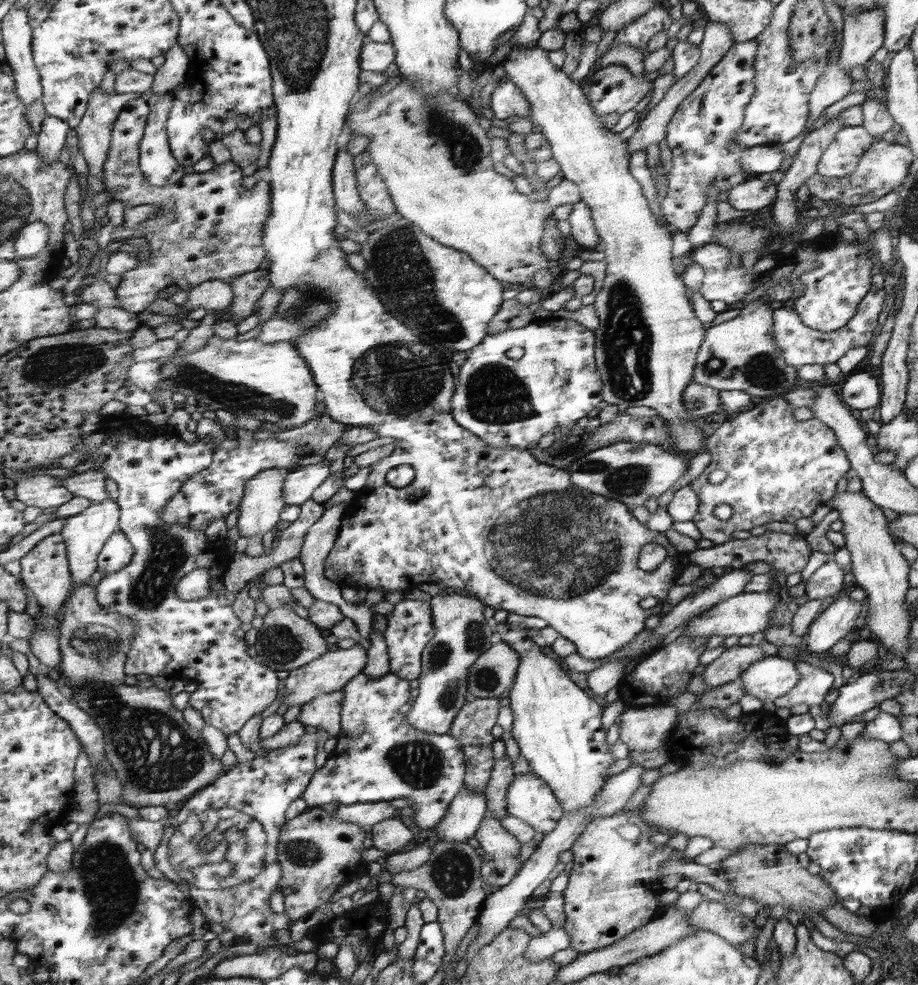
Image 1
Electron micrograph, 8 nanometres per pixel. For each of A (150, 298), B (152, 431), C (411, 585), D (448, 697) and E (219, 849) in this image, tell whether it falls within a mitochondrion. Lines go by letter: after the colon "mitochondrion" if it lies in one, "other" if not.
A: other
B: other
C: other
D: mitochondrion
E: mitochondrion

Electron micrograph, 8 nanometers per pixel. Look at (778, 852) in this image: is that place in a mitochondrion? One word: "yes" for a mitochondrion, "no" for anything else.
no

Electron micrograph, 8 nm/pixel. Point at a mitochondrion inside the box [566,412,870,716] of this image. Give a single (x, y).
(630, 480)

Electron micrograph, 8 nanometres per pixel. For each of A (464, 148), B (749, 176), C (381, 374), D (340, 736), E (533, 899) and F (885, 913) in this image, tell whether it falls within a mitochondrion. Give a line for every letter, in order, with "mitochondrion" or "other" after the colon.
A: mitochondrion
B: other
C: mitochondrion
D: other
E: other
F: other

